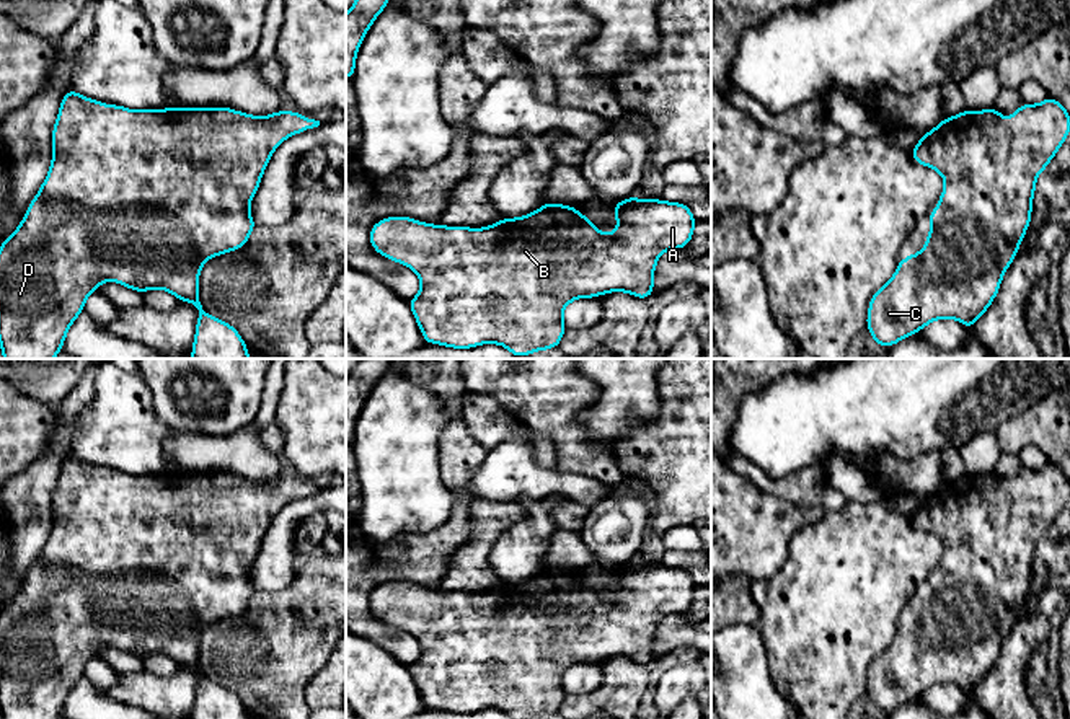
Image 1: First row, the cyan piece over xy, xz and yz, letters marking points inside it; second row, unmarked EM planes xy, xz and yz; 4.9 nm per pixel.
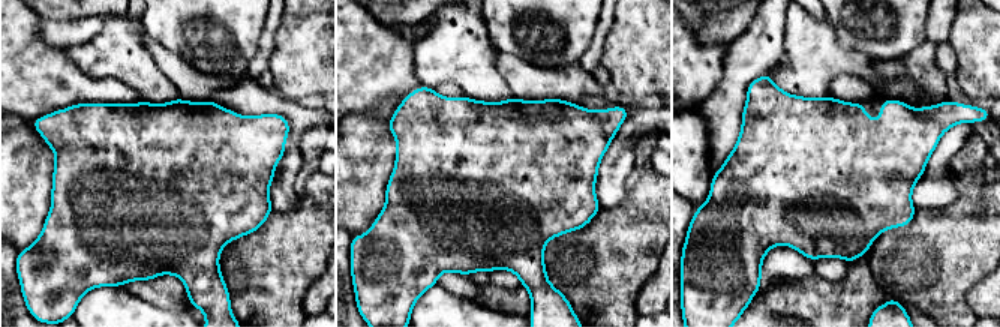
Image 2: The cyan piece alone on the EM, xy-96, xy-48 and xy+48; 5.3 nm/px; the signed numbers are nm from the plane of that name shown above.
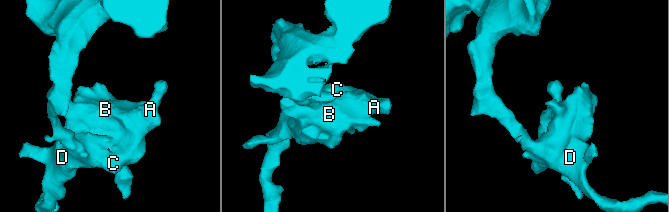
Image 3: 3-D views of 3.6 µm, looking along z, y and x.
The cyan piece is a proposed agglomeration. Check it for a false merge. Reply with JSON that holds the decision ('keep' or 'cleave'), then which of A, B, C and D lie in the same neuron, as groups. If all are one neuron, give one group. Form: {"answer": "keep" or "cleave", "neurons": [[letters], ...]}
{"answer": "keep", "neurons": [["A", "B", "C", "D"]]}

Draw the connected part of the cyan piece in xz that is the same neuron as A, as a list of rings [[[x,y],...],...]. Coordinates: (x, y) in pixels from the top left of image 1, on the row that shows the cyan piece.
[[[633,196],[612,205],[618,228],[613,235],[599,232],[589,217],[573,205],[545,202],[535,212],[497,223],[470,228],[445,227],[414,220],[413,217],[380,218],[369,232],[370,246],[383,258],[411,267],[421,279],[421,290],[408,300],[426,344],[452,349],[471,349],[481,344],[501,344],[514,357],[537,351],[558,349],[566,328],[563,310],[577,298],[595,298],[610,292],[626,292],[648,300],[654,293],[654,271],[667,249],[688,246],[696,218],[687,204],[648,201]]]

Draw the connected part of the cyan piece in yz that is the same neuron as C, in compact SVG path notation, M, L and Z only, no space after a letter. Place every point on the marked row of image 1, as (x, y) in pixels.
M1047 96L1039 104L1023 103L1010 114L1008 126L997 108L964 109L920 137L912 160L936 170L944 178L944 189L935 204L938 209L926 214L933 225L925 233L928 243L917 254L899 259L899 269L871 297L866 326L876 346L892 347L944 318L974 329L995 300L1028 232L1036 179L1068 134L1070 114L1060 101Z

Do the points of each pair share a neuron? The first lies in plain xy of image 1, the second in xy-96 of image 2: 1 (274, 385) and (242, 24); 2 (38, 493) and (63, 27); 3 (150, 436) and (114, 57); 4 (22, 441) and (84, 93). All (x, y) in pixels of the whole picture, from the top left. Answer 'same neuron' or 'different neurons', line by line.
1: different neurons
2: different neurons
3: same neuron
4: same neuron

